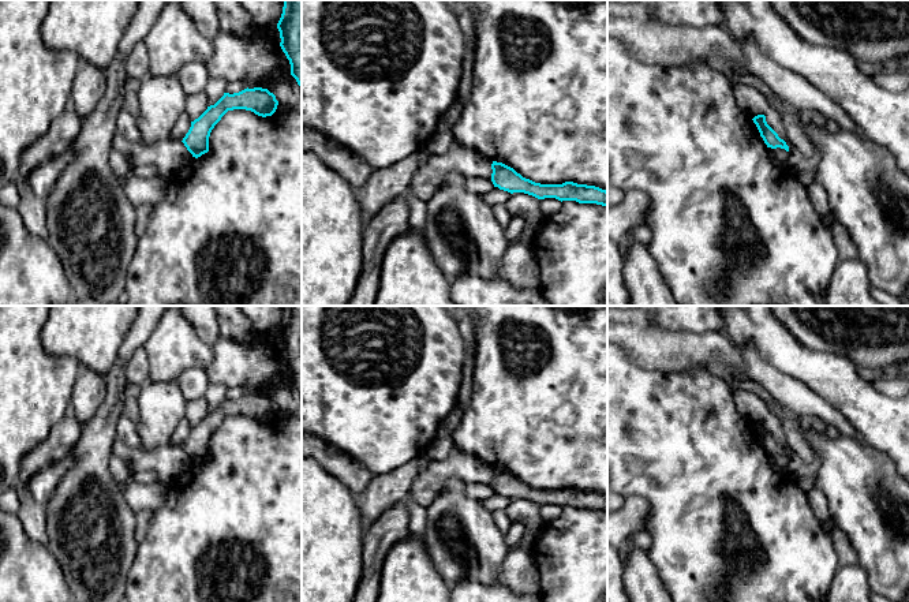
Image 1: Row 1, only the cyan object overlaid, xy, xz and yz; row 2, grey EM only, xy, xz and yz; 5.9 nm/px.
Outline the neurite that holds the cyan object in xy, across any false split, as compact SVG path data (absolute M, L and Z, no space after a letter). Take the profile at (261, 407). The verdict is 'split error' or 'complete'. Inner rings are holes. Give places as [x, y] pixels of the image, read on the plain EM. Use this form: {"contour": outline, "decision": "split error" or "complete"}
{"contour": "M247 393L233 400L224 399L214 411L207 412L198 425L191 427L191 433L182 448L192 463L198 464L209 457L210 438L228 416L246 415L266 423L276 418L277 411L276 401L262 393Z", "decision": "complete"}

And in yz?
{"contour": "M758 420L753 425L753 429L756 430L760 442L763 444L764 449L767 450L767 453L771 455L785 455L786 457L789 457L789 452L786 450L786 448L783 445L781 445L778 442L778 440L767 430L766 427L766 422L764 420Z", "decision": "complete"}

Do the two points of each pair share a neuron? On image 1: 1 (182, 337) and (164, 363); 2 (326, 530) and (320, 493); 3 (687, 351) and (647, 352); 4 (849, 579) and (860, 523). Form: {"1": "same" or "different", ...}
{"1": "same", "2": "same", "3": "same", "4": "different"}

